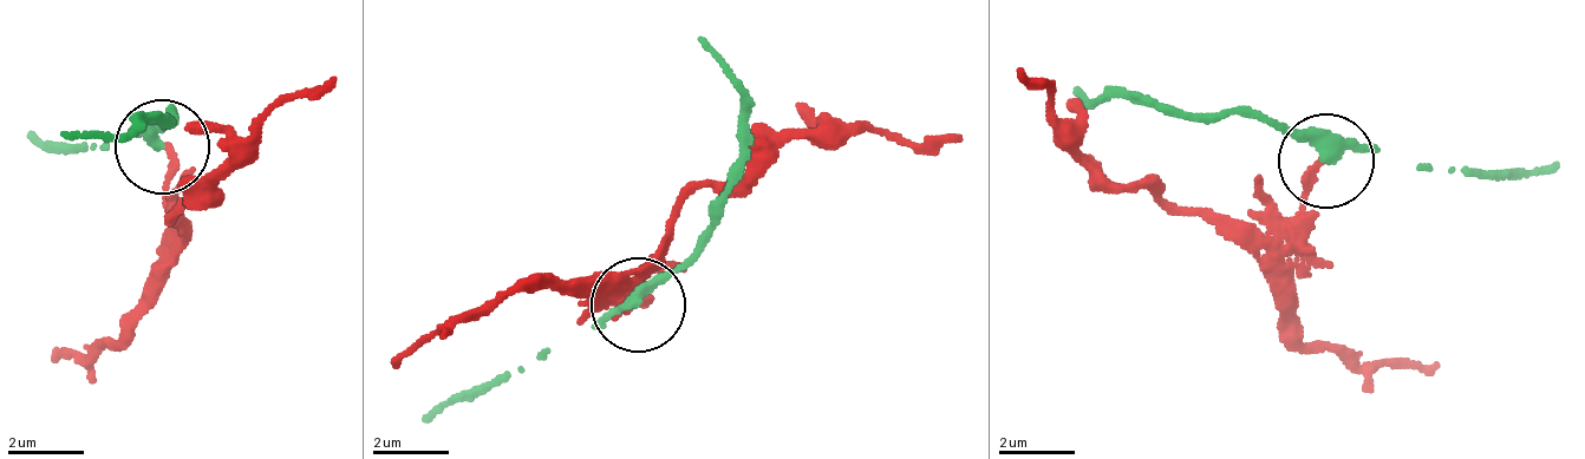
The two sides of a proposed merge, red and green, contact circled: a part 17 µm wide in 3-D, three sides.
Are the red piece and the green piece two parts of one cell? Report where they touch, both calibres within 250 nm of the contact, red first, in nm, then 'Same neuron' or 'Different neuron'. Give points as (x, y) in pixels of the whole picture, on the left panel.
Place: (162, 146). Thickness 190 nm (red) against 320 nm. Different neuron

